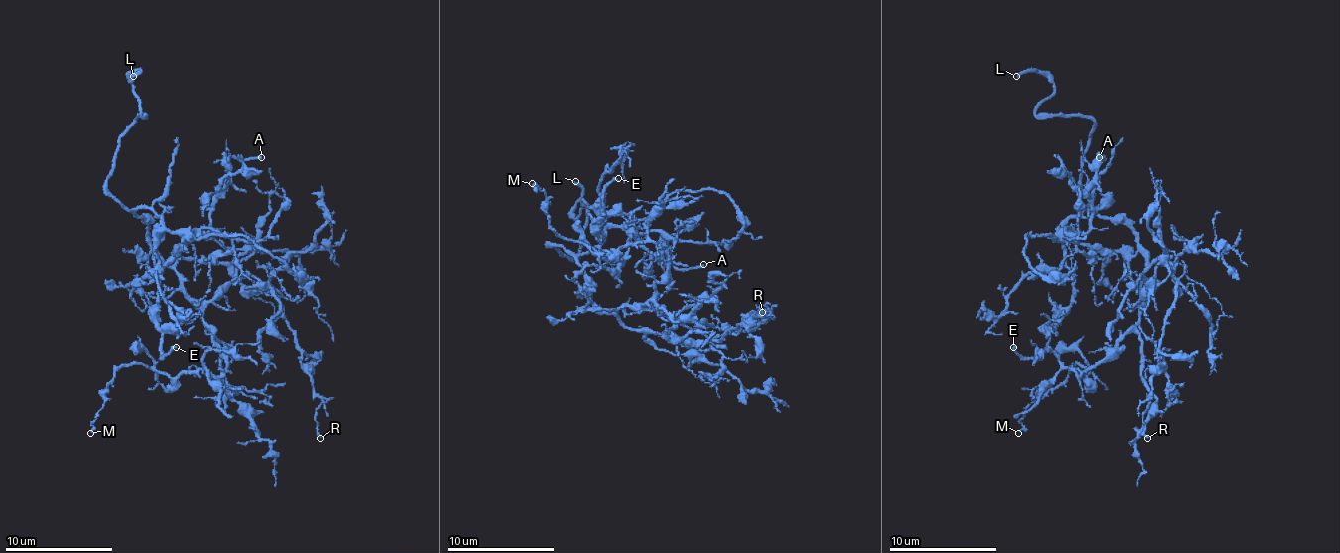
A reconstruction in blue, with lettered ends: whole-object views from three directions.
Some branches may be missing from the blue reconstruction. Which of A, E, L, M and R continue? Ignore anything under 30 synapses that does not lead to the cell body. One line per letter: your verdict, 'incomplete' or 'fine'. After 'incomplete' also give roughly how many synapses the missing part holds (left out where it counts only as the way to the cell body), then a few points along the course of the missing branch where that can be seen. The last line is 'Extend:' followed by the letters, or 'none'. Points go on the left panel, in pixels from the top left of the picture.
A: fine
E: fine
L: incomplete
M: fine
R: fine
Extend: L

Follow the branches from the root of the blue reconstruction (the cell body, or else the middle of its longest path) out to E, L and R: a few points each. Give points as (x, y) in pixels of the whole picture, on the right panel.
E: (1147, 269), (1136, 234), (1085, 207), (1064, 224), (1069, 309), (1040, 355), (1024, 358), (1013, 347)
L: (1147, 269), (1136, 234), (1099, 218), (1080, 199), (1093, 122), (1040, 114), (1053, 84), (1034, 71), (1016, 76)
R: (1147, 269), (1163, 258), (1177, 283), (1177, 296), (1160, 333), (1152, 398), (1142, 417), (1147, 438)

